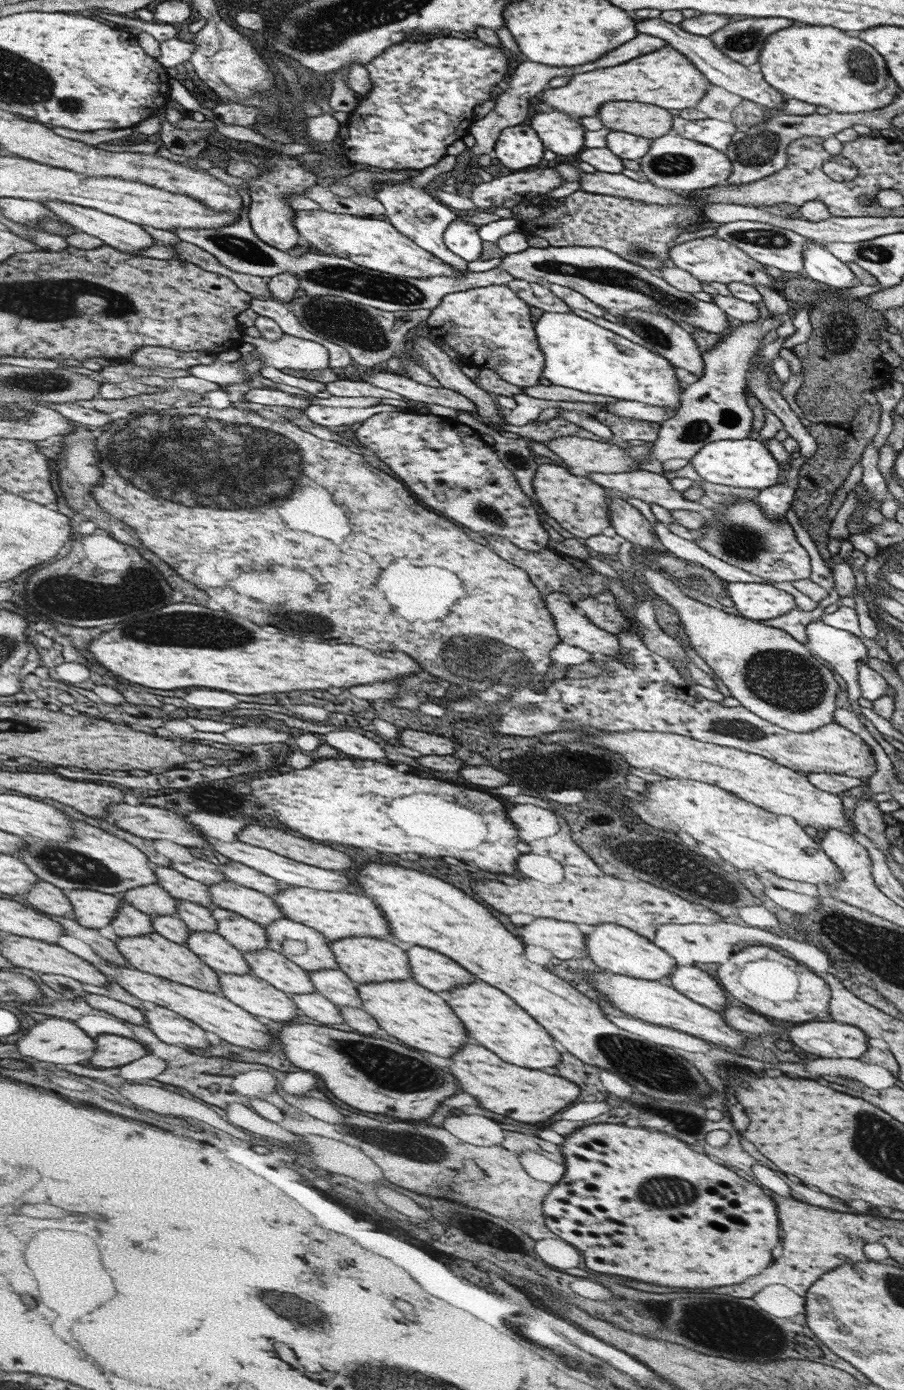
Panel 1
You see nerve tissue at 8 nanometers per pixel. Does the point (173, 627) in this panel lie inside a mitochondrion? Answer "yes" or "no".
yes

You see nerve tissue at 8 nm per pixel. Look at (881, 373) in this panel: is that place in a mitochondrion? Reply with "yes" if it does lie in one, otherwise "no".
no

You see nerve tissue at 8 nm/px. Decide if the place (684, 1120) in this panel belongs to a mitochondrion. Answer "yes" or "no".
yes

